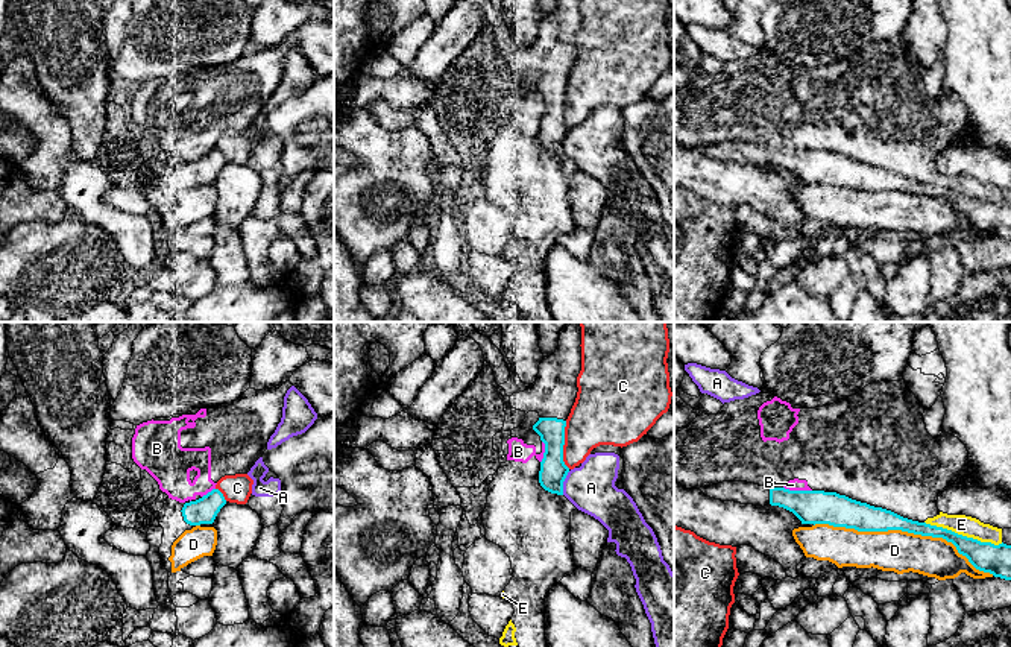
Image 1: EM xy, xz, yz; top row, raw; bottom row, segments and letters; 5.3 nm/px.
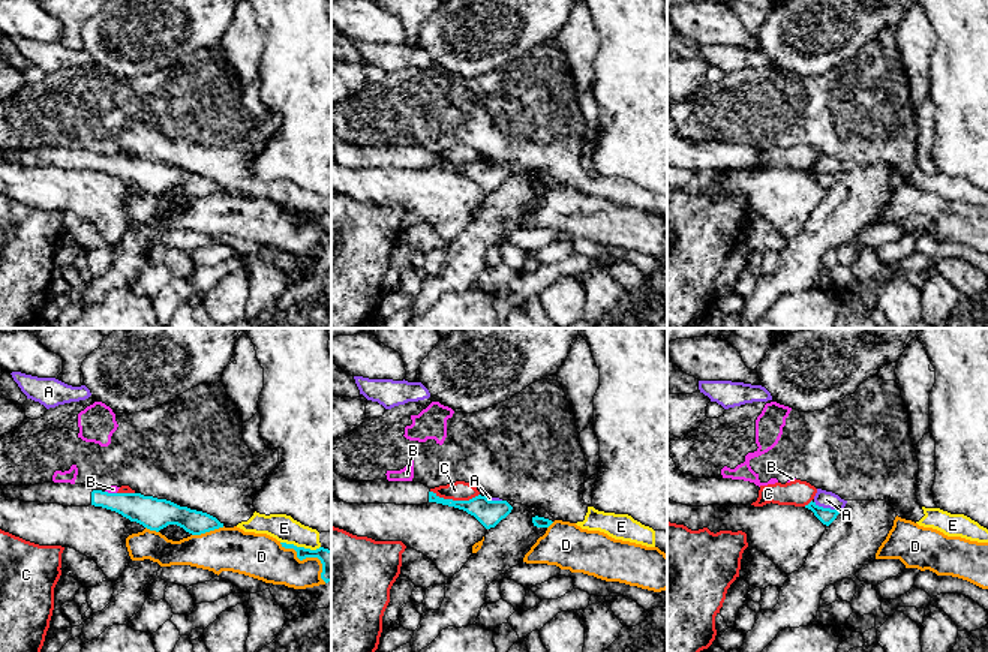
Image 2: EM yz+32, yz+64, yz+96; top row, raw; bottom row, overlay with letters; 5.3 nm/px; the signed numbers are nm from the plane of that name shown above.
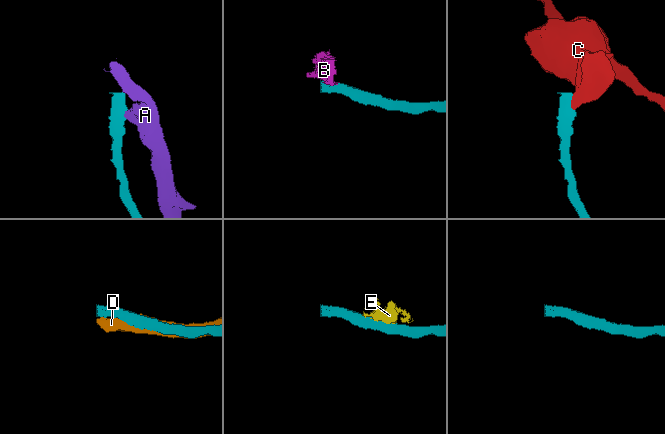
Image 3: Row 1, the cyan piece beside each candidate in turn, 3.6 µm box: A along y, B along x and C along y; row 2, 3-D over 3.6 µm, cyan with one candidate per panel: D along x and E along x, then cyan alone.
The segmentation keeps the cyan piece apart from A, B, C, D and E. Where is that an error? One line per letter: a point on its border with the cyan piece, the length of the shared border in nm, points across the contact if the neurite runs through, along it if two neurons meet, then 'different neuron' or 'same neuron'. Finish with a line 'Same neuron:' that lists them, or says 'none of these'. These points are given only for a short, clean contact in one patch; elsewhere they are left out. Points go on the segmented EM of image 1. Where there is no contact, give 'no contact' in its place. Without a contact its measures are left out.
A: xz (562, 483) | 130 nm | along xz (570, 471), (563, 482), (562, 494) | different neuron
B: yz (797, 491) | 150 nm | along yz (784, 486), (811, 491) | different neuron
C: xz (563, 444) | 260 nm | along xz (565, 421), (563, 462), (570, 468) | different neuron
D: yz (905, 530) | 1000 nm | different neuron
E: yz (964, 536) | 440 nm | different neuron
Same neuron: none of these

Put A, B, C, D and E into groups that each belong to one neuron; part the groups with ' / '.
A / B E / C / D

